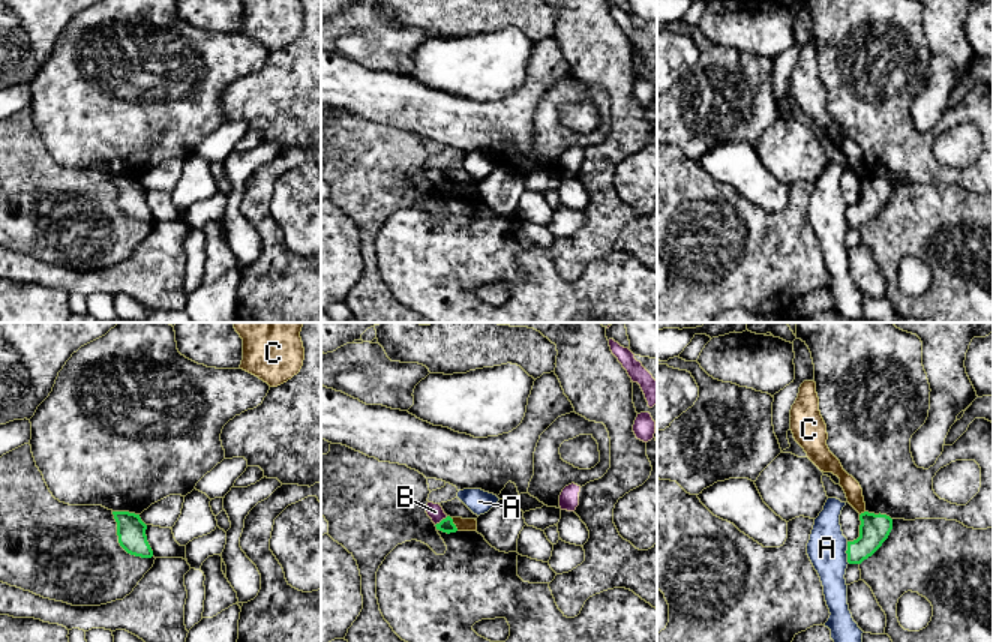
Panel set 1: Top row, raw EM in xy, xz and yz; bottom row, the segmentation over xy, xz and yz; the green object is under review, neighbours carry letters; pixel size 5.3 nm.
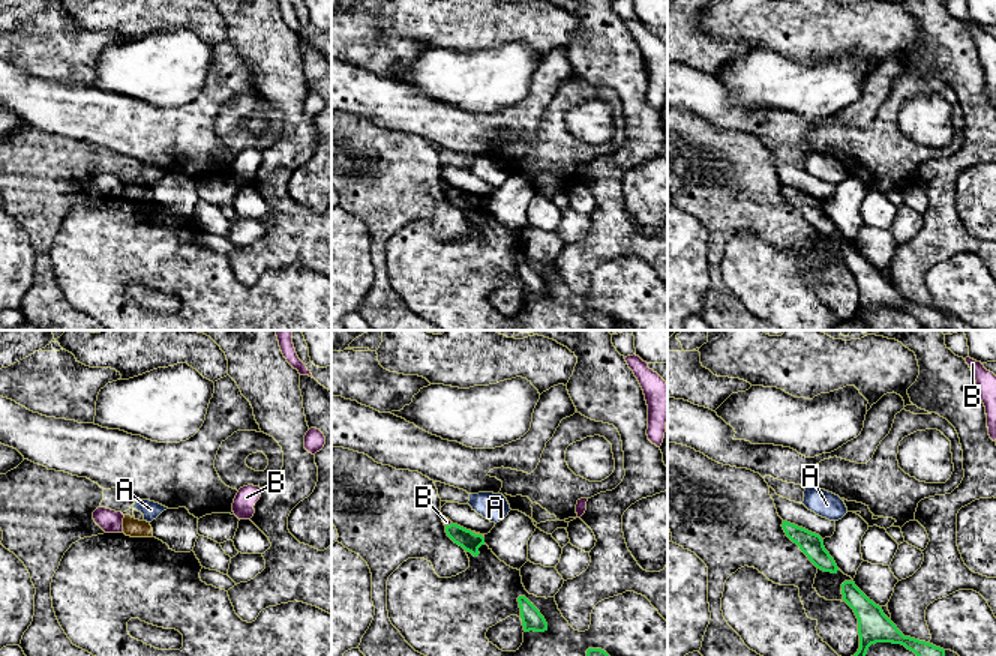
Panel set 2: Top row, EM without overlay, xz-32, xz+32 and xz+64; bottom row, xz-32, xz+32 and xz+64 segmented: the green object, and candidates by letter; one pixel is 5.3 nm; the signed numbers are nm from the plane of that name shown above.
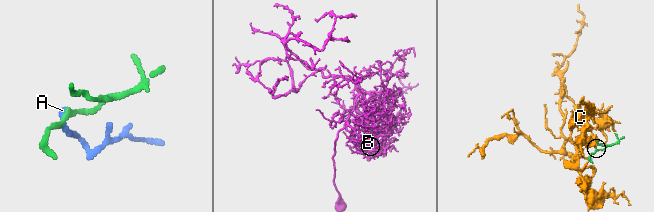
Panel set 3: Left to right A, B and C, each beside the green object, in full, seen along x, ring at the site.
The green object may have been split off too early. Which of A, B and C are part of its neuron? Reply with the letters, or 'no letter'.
no letter

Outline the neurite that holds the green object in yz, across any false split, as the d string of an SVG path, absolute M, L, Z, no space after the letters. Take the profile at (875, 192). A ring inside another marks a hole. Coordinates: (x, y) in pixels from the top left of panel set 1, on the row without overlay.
M864 176L860 178L860 201L848 206L848 226L861 228L872 220L888 202L892 194L892 183L886 178Z

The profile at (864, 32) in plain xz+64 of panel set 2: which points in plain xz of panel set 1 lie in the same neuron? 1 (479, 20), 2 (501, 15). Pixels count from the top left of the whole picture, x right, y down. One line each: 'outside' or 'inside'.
1: inside
2: inside

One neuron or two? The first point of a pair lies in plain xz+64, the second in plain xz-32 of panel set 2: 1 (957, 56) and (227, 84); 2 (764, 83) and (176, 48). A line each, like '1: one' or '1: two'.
1: two
2: one

